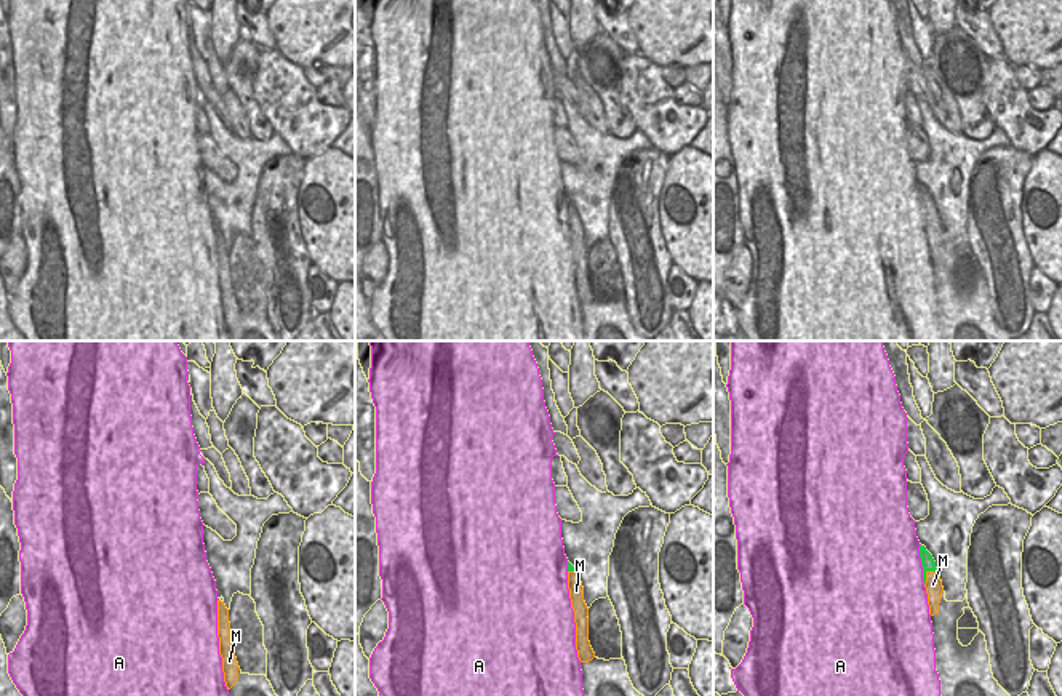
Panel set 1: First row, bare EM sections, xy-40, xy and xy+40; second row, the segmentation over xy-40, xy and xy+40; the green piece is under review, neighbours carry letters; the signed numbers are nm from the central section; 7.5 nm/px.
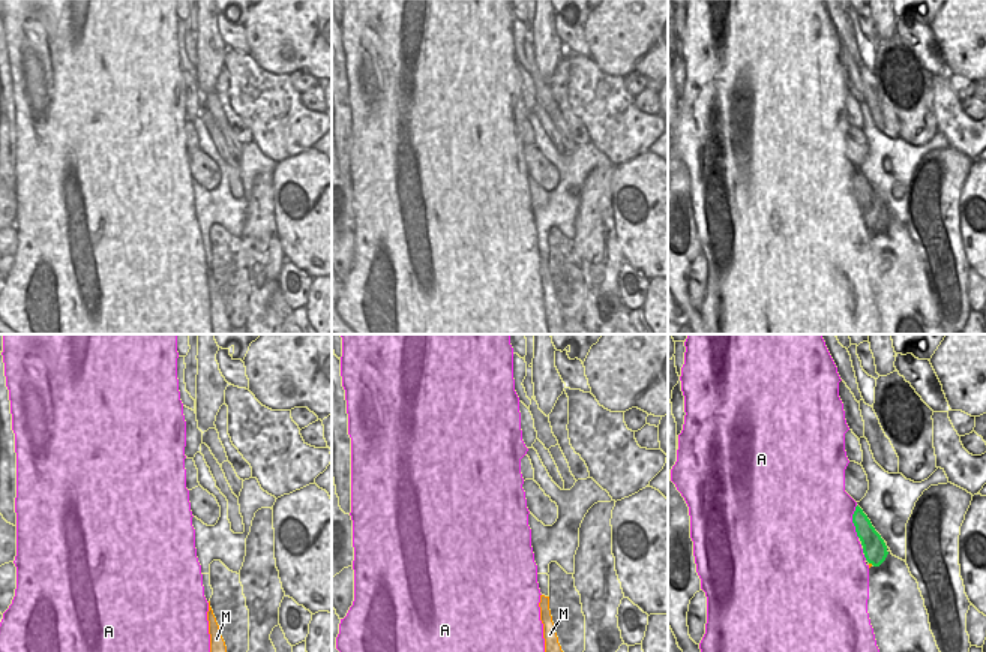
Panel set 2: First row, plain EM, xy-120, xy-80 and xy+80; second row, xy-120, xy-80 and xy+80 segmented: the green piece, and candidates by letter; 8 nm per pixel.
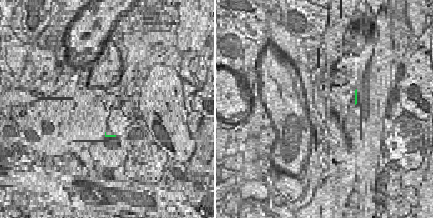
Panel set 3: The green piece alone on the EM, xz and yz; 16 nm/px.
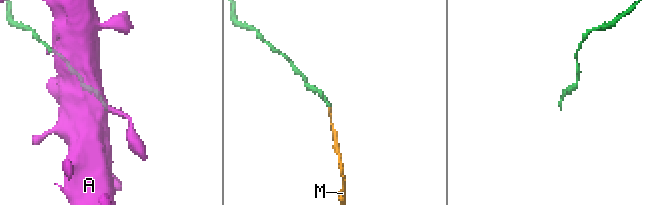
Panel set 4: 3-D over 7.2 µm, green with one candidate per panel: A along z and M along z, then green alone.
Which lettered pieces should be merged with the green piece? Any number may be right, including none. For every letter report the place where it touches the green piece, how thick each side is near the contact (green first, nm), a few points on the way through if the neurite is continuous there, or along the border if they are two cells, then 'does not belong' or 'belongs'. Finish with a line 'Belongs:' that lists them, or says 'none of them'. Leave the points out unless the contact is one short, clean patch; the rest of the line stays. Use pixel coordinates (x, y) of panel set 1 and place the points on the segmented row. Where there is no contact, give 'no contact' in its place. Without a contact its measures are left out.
A: xy+40 (922, 564) | 110/480 nm | does not belong
M: xy+40 (925, 573) | 110/130 nm | across xy+40 (928, 564), (925, 573), (933, 584) | belongs
Belongs: M

